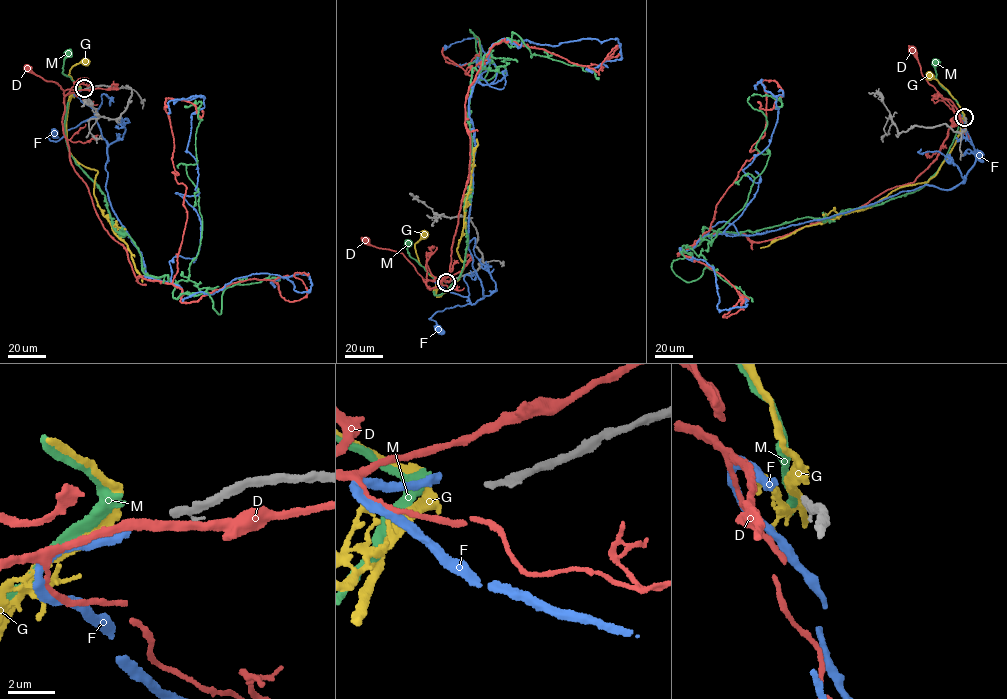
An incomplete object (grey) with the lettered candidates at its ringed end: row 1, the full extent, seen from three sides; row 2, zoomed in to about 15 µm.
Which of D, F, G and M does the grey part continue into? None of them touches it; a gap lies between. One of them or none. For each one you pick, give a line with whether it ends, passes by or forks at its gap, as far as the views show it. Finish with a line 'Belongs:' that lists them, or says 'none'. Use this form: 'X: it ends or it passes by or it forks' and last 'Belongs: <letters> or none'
G: it passes by
Belongs: G

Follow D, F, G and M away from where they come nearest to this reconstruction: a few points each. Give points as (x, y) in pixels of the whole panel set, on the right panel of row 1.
D: (960, 117), (922, 75), (912, 50)
F: (962, 116), (959, 116), (966, 125), (976, 154), (967, 152), (961, 156), (968, 149), (977, 155)
G: (963, 115), (950, 92), (929, 75)
M: (963, 114), (957, 101), (937, 80), (935, 62)

